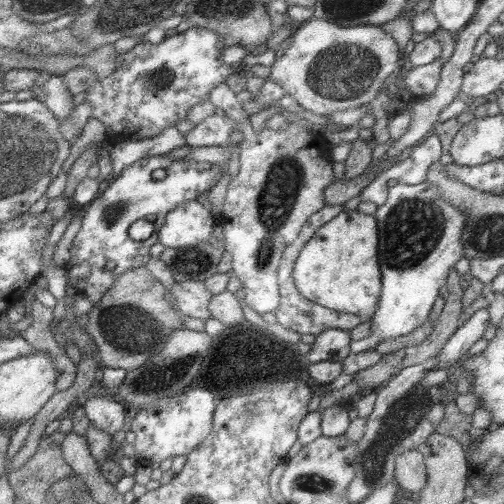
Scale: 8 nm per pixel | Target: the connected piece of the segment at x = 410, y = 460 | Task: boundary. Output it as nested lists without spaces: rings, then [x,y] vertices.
[[[416,449],[399,454],[394,460],[394,477],[400,490],[419,493],[426,483],[426,466]]]

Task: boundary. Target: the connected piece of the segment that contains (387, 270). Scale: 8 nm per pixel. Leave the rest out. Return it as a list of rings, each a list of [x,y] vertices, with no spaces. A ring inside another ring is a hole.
[[[397,184],[389,187],[385,203],[377,207],[374,216],[379,242],[380,295],[377,311],[367,321],[373,333],[349,343],[351,353],[374,350],[379,340],[405,336],[423,324],[439,288],[446,284],[449,269],[464,256],[459,237],[466,223],[465,214],[461,208],[441,200],[435,186]]]

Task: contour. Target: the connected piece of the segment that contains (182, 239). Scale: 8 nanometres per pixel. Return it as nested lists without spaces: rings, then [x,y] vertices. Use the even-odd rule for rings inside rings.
[[[191,199],[167,213],[157,229],[157,242],[166,248],[192,248],[209,239],[215,224],[216,220],[203,203]]]

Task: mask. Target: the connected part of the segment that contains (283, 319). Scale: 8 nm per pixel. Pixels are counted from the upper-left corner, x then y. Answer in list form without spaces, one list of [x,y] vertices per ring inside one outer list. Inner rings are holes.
[[[327,205],[323,206],[323,208],[321,208],[318,212],[311,214],[311,217],[307,218],[307,221],[305,221],[303,227],[301,227],[299,235],[295,238],[294,242],[291,242],[282,253],[277,269],[280,304],[274,311],[274,314],[277,318],[277,323],[283,326],[283,328],[295,330],[295,332],[298,332],[300,335],[313,334],[316,336],[328,328],[350,331],[352,328],[355,328],[355,326],[362,323],[362,320],[357,316],[334,312],[333,310],[305,300],[305,298],[299,294],[299,291],[296,289],[292,279],[293,265],[298,256],[299,250],[305,247],[305,243],[311,239],[311,236],[313,236],[320,225],[325,224],[325,222],[329,222],[329,220],[333,219],[337,214],[341,213],[342,209],[343,205]]]

